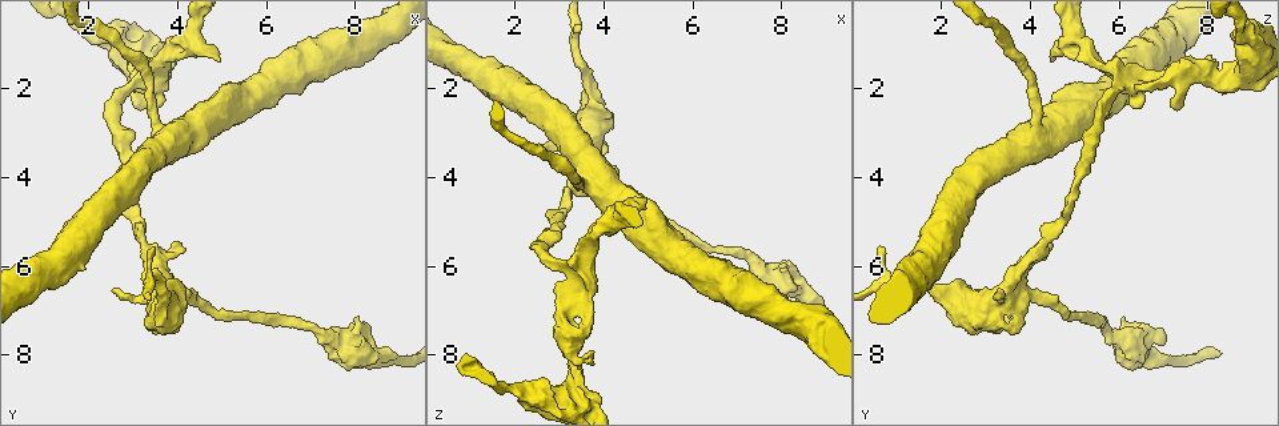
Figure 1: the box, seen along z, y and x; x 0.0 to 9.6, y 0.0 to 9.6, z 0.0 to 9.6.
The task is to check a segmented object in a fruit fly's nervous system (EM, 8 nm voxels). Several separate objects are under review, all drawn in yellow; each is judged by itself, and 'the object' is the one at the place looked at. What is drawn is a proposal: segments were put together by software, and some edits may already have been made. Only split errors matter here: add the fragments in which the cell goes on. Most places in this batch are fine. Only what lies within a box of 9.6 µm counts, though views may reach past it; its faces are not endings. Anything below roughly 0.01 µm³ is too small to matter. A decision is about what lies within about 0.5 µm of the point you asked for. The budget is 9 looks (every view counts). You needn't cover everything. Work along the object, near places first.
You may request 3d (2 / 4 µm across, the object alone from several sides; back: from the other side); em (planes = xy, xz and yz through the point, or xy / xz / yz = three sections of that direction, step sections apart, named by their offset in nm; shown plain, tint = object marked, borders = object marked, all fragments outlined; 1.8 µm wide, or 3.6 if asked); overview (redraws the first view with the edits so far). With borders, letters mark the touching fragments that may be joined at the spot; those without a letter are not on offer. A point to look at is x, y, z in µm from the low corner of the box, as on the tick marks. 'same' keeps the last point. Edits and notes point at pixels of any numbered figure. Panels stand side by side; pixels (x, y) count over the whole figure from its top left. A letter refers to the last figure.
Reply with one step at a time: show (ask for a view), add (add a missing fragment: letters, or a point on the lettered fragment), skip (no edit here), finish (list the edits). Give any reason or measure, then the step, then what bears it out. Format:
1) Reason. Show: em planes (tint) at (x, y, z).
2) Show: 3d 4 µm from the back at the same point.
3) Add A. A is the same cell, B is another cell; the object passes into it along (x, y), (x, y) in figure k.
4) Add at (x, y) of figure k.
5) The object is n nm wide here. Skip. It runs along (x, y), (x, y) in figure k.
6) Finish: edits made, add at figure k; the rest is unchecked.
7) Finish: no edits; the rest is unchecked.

Sharp bend. Show: 3d 2 µm at (3.35, 1.95, 6.40).

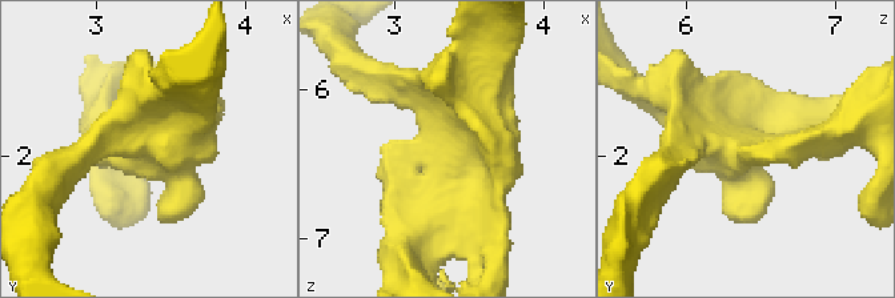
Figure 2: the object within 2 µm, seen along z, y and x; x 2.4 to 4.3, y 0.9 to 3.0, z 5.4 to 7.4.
Now the EM. Show: em xy step 4 (tint) at (3.34, 1.90, 6.44).

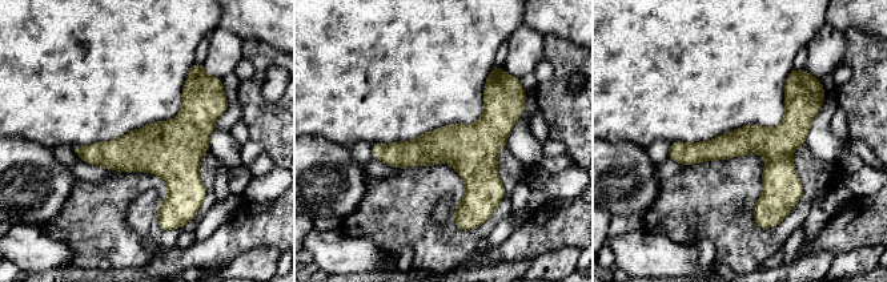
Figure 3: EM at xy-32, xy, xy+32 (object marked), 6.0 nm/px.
Cut it another way. Show: em planes (borders) at the same point.

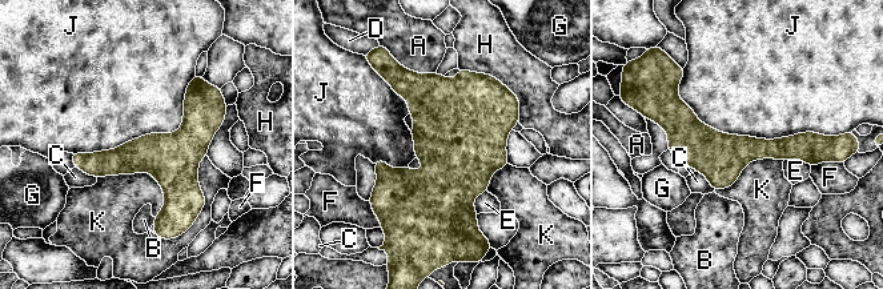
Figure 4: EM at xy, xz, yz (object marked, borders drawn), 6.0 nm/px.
The object is 280 nm wide here. Skip. A, B, C, D, E, F, G, H, J and K are other cells; it runs along (665, 124), (703, 148), (821, 141) in figure 4; no lettered fragment goes on from it.

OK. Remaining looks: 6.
Thick turns thin. Show: em 3.6 µm planes (tint) at (3.80, 7.25, 3.15).

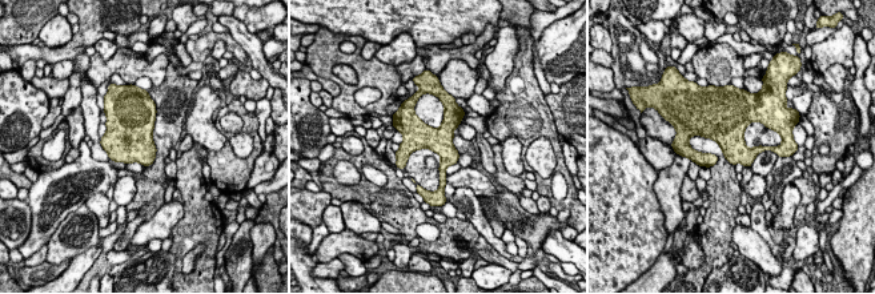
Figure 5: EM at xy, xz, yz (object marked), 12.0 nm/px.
See the neighbours. Show: em 3.6 µm planes (borders) at the same point.

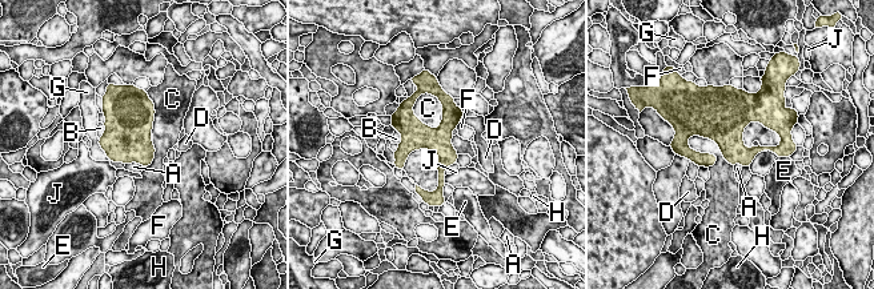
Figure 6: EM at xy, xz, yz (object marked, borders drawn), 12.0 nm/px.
Skip. A, B, C, D, E, F, G, H and J are other cells; a border runs along (742, 129), (762, 123), (781, 143) in figure 6; no lettered fragment goes on from it.

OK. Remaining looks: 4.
Branch stops here. Show: em planes (borders) at (4.00, 5.50, 4.45).

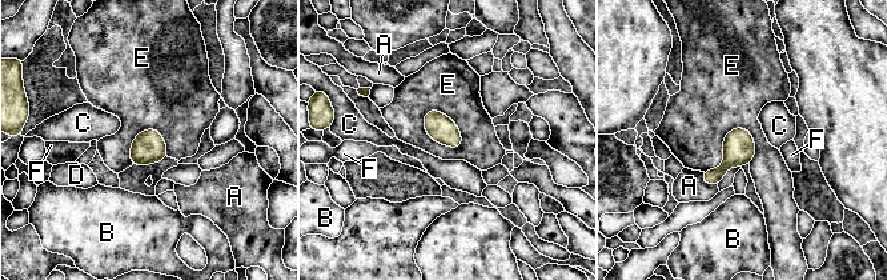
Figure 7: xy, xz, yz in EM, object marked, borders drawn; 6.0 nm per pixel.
The longest contact is with E, 300 nm. Skip. A, B, C, D, E and F are other cells; a border runs along (428, 110), (454, 123), (458, 148) in figure 7; no lettered fragment goes on from it.

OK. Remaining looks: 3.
Calibre changes. Show: 3d 4 µm from the back at (3.50, 1.55, 8.70).

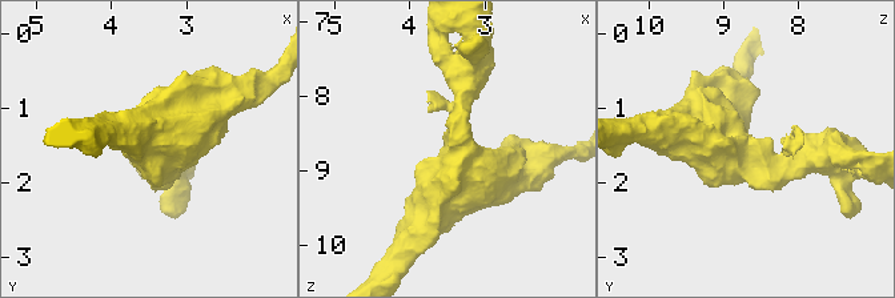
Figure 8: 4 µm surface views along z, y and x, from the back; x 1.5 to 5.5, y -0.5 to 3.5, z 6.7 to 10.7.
Shape alone is not enough. Show: em xy step 8 (tint) at (3.45, 1.50, 8.70).

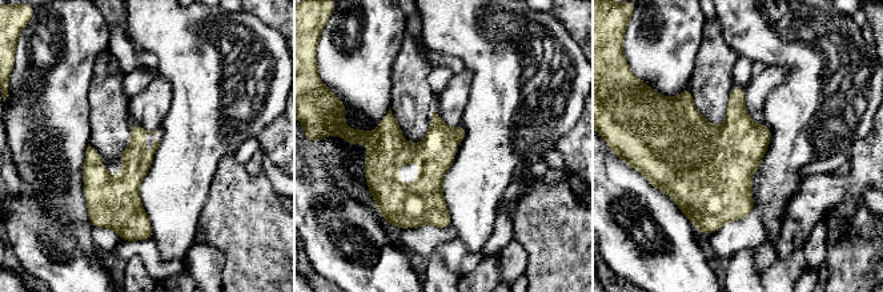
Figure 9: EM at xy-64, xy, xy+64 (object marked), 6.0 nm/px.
Show: em xy step 8 (borders) at the same point.

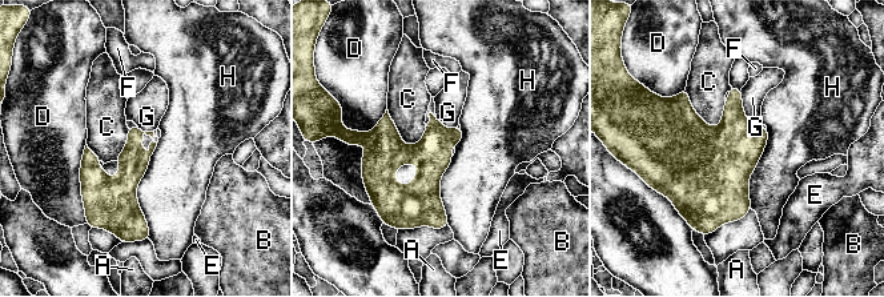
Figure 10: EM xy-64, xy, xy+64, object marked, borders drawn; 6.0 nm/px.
Skip. A, B, C, D, E, F, G and H are other cells; a border runs along (157, 143), (136, 188), (148, 239) in figure 10; none of them fits.

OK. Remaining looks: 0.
Finish: no edits; the rest is unchecked.

